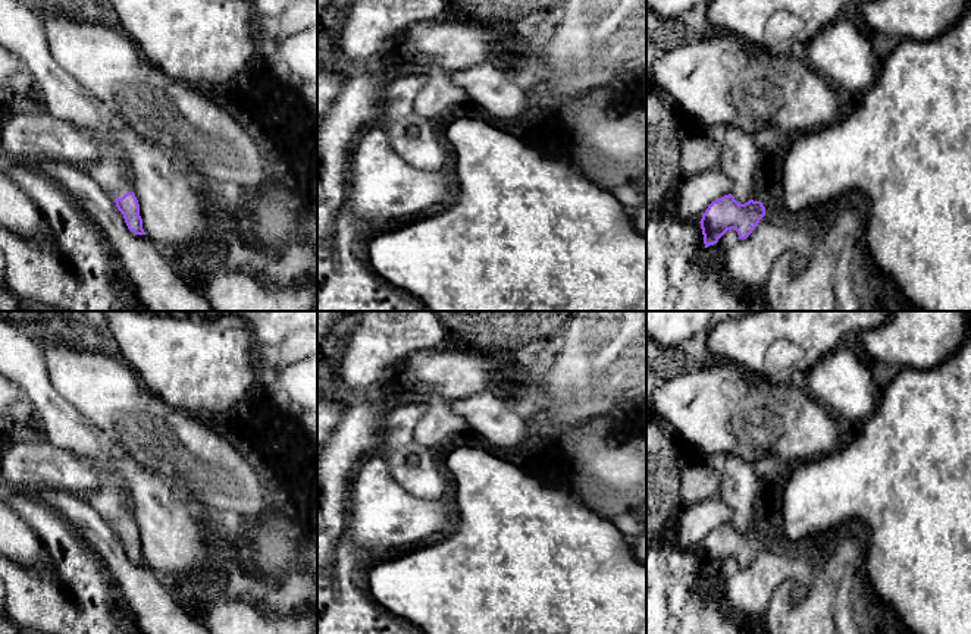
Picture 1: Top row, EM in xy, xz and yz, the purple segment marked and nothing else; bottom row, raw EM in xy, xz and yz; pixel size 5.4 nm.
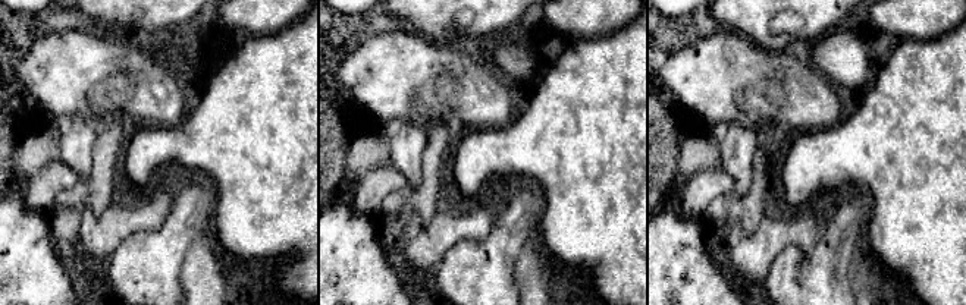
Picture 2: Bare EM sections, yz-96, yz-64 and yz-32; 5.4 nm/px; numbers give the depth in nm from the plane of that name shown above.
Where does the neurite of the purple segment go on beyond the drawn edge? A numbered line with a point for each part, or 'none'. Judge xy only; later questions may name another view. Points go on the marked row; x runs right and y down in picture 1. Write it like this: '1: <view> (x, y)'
1: xy (107, 170)

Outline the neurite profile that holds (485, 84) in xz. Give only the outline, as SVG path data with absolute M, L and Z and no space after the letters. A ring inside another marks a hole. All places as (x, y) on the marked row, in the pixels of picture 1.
M498 60L452 70L448 76L452 84L466 91L469 101L498 119L520 119L533 107L533 92L507 81Z

